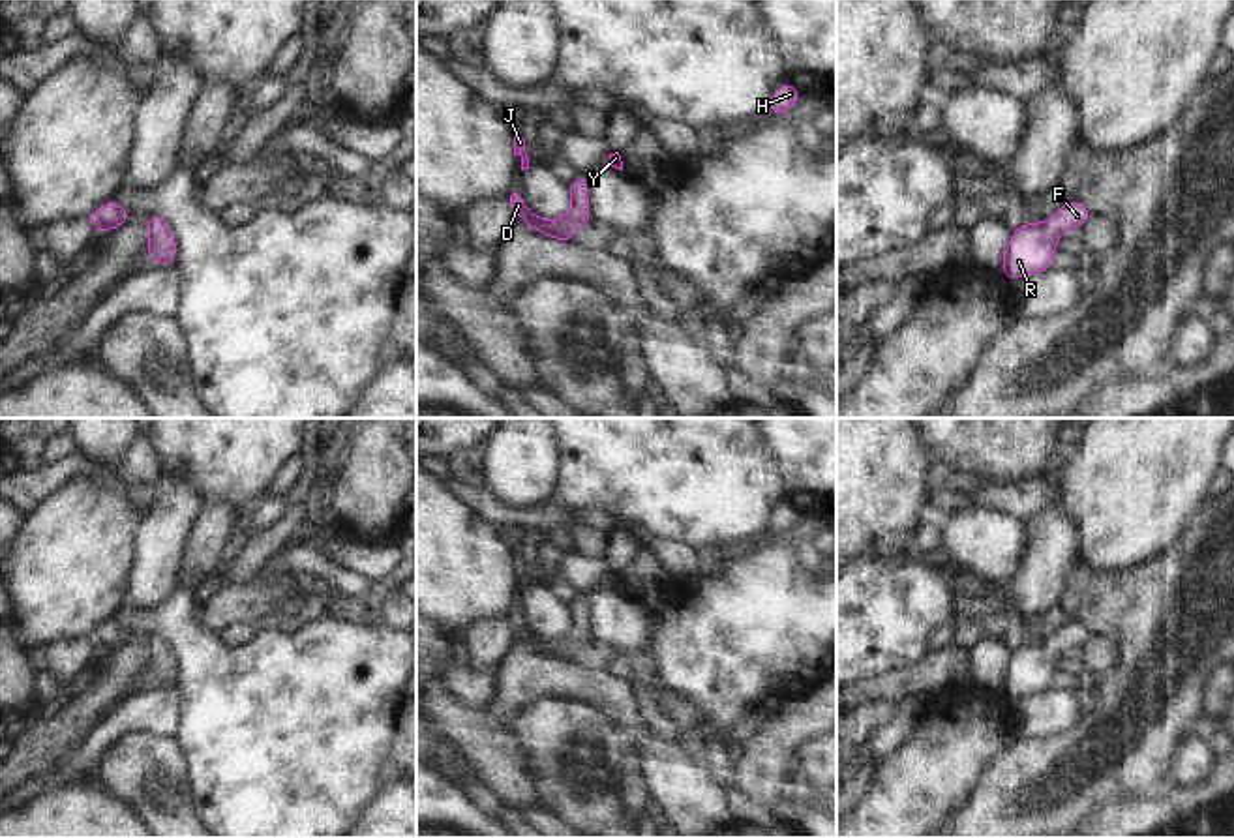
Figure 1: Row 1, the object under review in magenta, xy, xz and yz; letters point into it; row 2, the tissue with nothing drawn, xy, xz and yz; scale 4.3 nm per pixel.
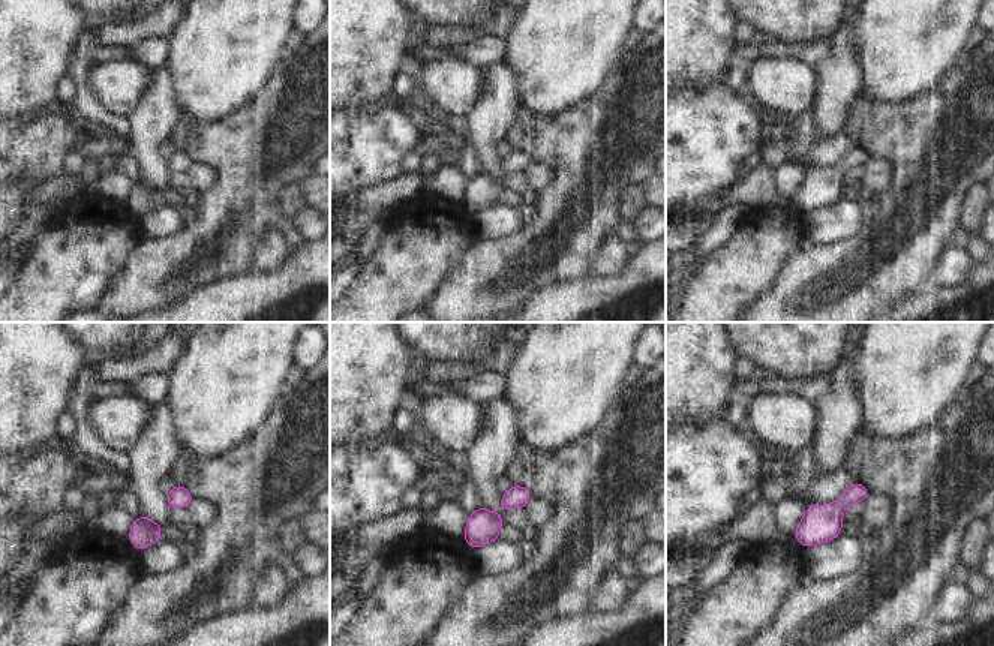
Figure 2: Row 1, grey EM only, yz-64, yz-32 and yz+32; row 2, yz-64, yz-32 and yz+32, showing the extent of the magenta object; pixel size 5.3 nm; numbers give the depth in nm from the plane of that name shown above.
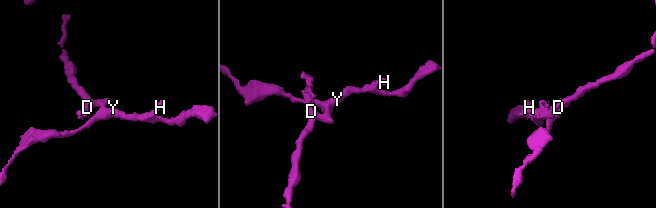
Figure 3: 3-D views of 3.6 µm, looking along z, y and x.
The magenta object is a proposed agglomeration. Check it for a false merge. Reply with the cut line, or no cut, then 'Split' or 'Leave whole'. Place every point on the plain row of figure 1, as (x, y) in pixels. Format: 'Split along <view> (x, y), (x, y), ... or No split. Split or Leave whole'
No split. Leave whole

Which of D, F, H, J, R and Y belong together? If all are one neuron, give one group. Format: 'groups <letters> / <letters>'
groups D F H J R Y

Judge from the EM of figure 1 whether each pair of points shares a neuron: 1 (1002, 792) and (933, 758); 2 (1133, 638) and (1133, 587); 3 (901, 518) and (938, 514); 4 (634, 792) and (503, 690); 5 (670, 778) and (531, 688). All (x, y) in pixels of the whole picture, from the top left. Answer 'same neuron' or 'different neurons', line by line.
1: different neurons
2: same neuron
3: different neurons
4: different neurons
5: same neuron

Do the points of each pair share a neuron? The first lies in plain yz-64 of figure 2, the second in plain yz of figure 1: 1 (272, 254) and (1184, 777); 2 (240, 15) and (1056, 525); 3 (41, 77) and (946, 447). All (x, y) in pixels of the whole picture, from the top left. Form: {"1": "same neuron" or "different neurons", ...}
{"1": "same neuron", "2": "different neurons", "3": "different neurons"}

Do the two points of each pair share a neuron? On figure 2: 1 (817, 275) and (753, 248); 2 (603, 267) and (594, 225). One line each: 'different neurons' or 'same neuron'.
1: different neurons
2: different neurons

